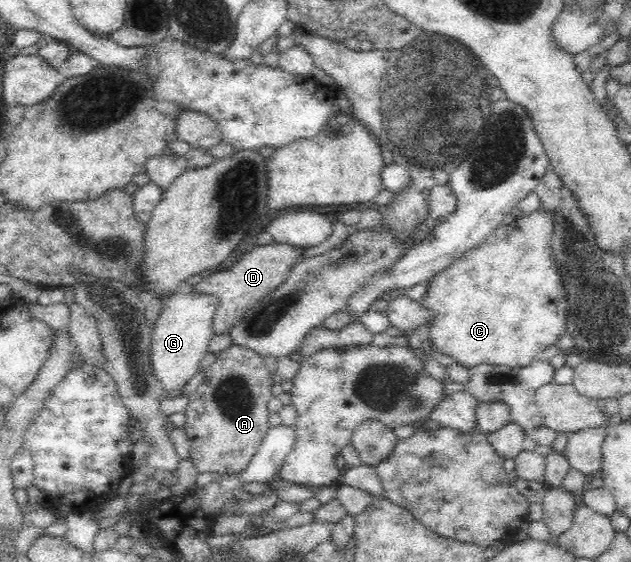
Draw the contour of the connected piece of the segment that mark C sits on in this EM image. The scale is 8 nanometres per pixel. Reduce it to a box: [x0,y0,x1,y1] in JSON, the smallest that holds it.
[421,206,569,368]

